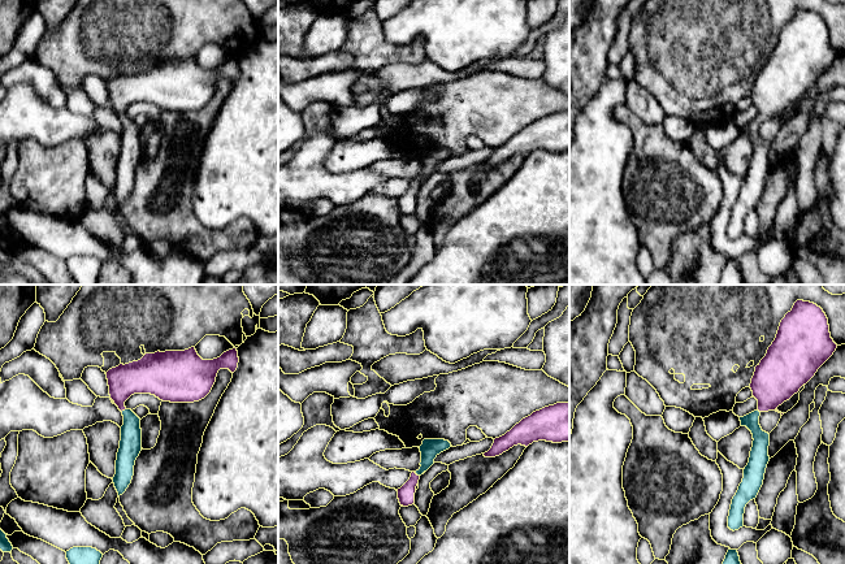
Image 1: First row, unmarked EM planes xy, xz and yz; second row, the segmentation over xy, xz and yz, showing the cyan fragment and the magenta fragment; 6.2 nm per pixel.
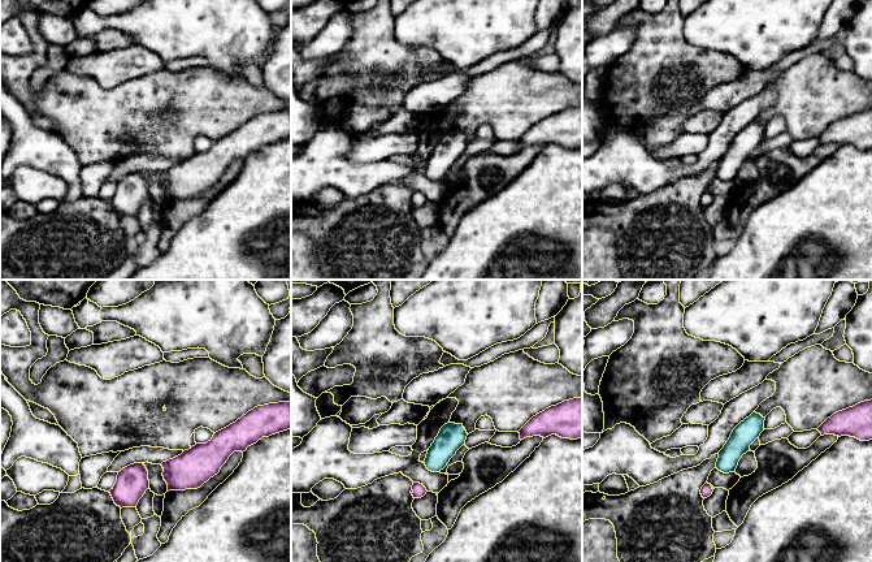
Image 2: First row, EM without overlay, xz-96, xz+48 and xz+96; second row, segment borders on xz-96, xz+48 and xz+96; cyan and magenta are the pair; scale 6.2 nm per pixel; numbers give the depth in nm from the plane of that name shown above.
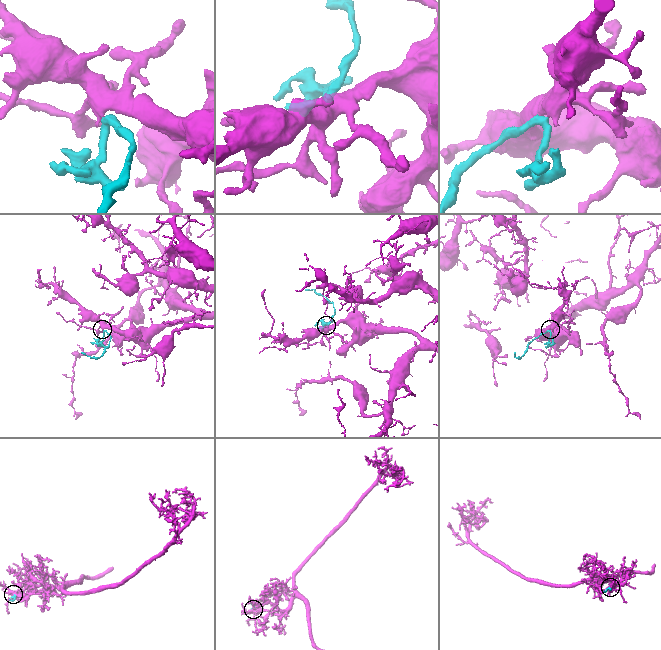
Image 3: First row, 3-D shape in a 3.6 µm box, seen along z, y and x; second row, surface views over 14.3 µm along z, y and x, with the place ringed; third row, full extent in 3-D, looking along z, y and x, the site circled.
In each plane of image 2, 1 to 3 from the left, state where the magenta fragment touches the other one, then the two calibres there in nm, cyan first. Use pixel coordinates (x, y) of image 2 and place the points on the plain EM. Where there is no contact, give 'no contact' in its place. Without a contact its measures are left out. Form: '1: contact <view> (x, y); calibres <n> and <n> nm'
1: no contact
2: no contact
3: no contact

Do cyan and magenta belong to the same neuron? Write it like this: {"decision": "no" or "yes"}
{"decision": "yes"}

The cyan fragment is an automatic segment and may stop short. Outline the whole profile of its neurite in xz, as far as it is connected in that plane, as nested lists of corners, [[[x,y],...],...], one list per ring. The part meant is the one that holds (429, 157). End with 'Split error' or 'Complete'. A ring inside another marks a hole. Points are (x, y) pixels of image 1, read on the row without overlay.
[[[424,148],[419,156],[421,161],[420,178],[411,182],[410,188],[398,198],[398,208],[400,214],[408,216],[415,213],[415,201],[420,185],[426,181],[433,173],[434,168],[443,160],[448,159],[451,152],[445,148]]]. Split error

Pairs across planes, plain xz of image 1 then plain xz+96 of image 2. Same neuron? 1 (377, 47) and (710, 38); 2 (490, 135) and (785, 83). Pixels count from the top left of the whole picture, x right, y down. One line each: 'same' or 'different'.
1: different
2: same

